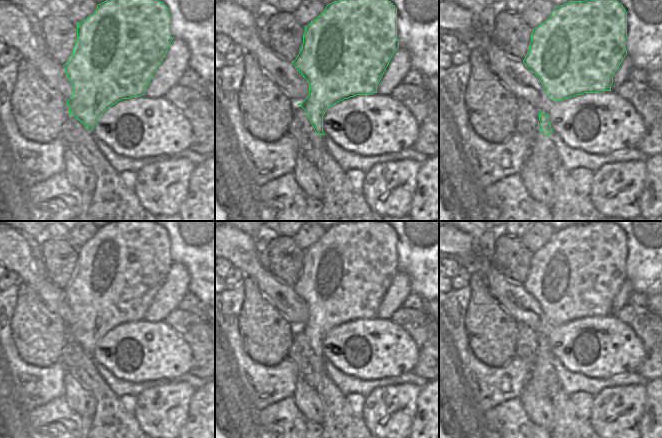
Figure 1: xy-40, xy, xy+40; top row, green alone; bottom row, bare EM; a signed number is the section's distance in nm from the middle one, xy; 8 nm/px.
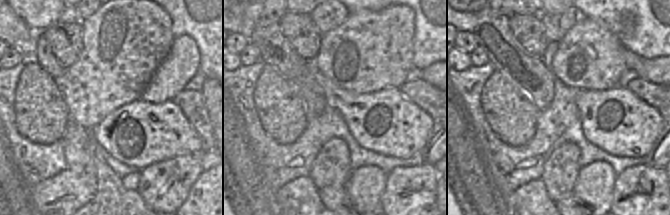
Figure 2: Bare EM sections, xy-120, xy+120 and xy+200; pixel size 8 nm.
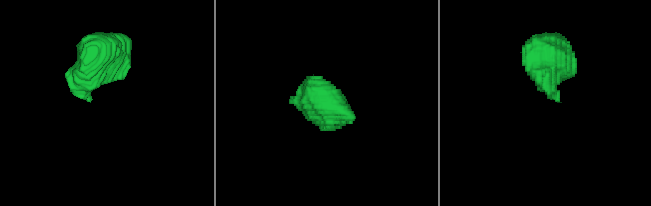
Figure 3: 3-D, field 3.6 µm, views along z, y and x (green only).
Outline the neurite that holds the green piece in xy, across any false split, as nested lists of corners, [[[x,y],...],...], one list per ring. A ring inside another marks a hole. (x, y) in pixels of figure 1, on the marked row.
[[[389,0],[334,1],[328,4],[325,10],[305,27],[301,50],[292,63],[307,80],[309,94],[302,103],[297,105],[305,110],[318,135],[325,135],[323,116],[332,105],[356,95],[377,93],[377,86],[398,48],[397,8]]]

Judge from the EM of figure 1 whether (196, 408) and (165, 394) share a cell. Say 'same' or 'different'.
different

